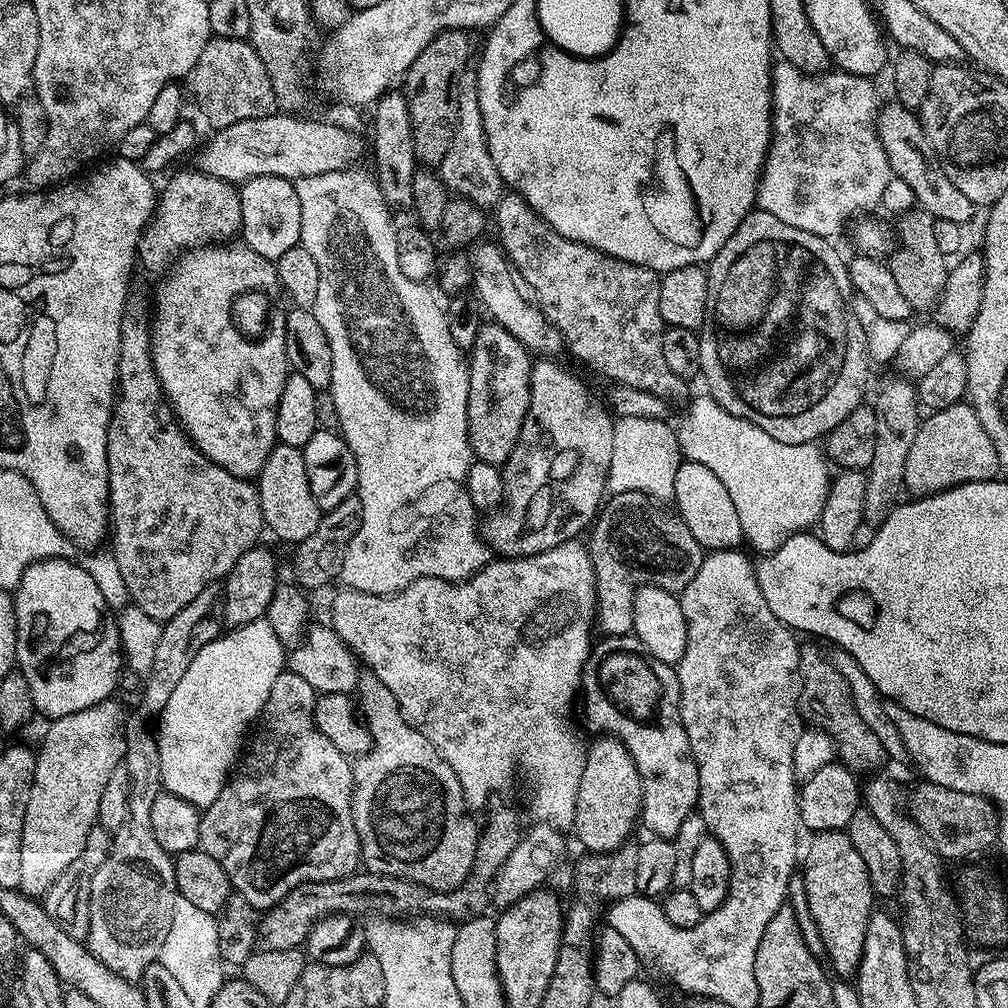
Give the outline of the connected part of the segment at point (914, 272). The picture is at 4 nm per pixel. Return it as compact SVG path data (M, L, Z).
M911 210L895 222L897 224L894 236L897 241L900 239L900 249L896 253L891 253L893 256L890 269L894 282L897 283L898 290L902 292L902 297L913 313L924 312L927 308L928 311L935 309L944 294L950 264L942 251L938 250L932 215L923 210Z

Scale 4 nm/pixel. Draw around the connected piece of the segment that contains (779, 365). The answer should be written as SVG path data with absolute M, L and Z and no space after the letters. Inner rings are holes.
M753 210L748 213L748 217L744 219L738 226L738 230L734 230L734 234L730 234L730 238L726 238L726 242L722 246L722 250L718 250L718 254L714 254L714 258L709 260L706 265L708 273L708 305L706 306L706 318L704 319L704 327L699 329L698 335L700 337L700 349L702 350L702 362L700 363L700 370L702 373L702 380L708 383L706 392L711 395L717 402L729 411L732 415L737 415L738 418L745 419L754 426L758 426L762 430L766 430L766 434L770 434L770 438L778 438L778 442L786 442L787 444L810 444L820 439L827 437L829 432L833 432L851 412L860 404L865 403L864 387L868 384L868 368L870 369L870 361L868 358L868 351L866 350L866 334L862 334L862 326L858 322L858 318L852 309L852 299L854 296L854 289L852 287L852 279L848 277L848 265L845 257L840 257L840 252L835 248L835 243L829 242L825 237L815 236L806 230L798 230L798 226L786 226L786 222L781 222L778 218L774 218L774 214L766 214L759 210Z

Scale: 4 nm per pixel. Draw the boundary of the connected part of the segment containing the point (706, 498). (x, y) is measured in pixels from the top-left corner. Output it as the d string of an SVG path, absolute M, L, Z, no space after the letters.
M687 460L681 461L674 478L674 492L672 500L678 508L677 515L702 548L707 551L734 550L743 543L744 531L734 509L734 503L723 482L712 473L708 466Z

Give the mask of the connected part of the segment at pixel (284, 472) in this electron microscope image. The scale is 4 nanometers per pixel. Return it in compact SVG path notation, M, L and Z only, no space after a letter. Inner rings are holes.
M277 443L260 471L258 491L265 529L278 539L295 546L318 530L322 510L318 502L314 502L314 494L310 494L310 478L306 478L306 462L301 449Z

